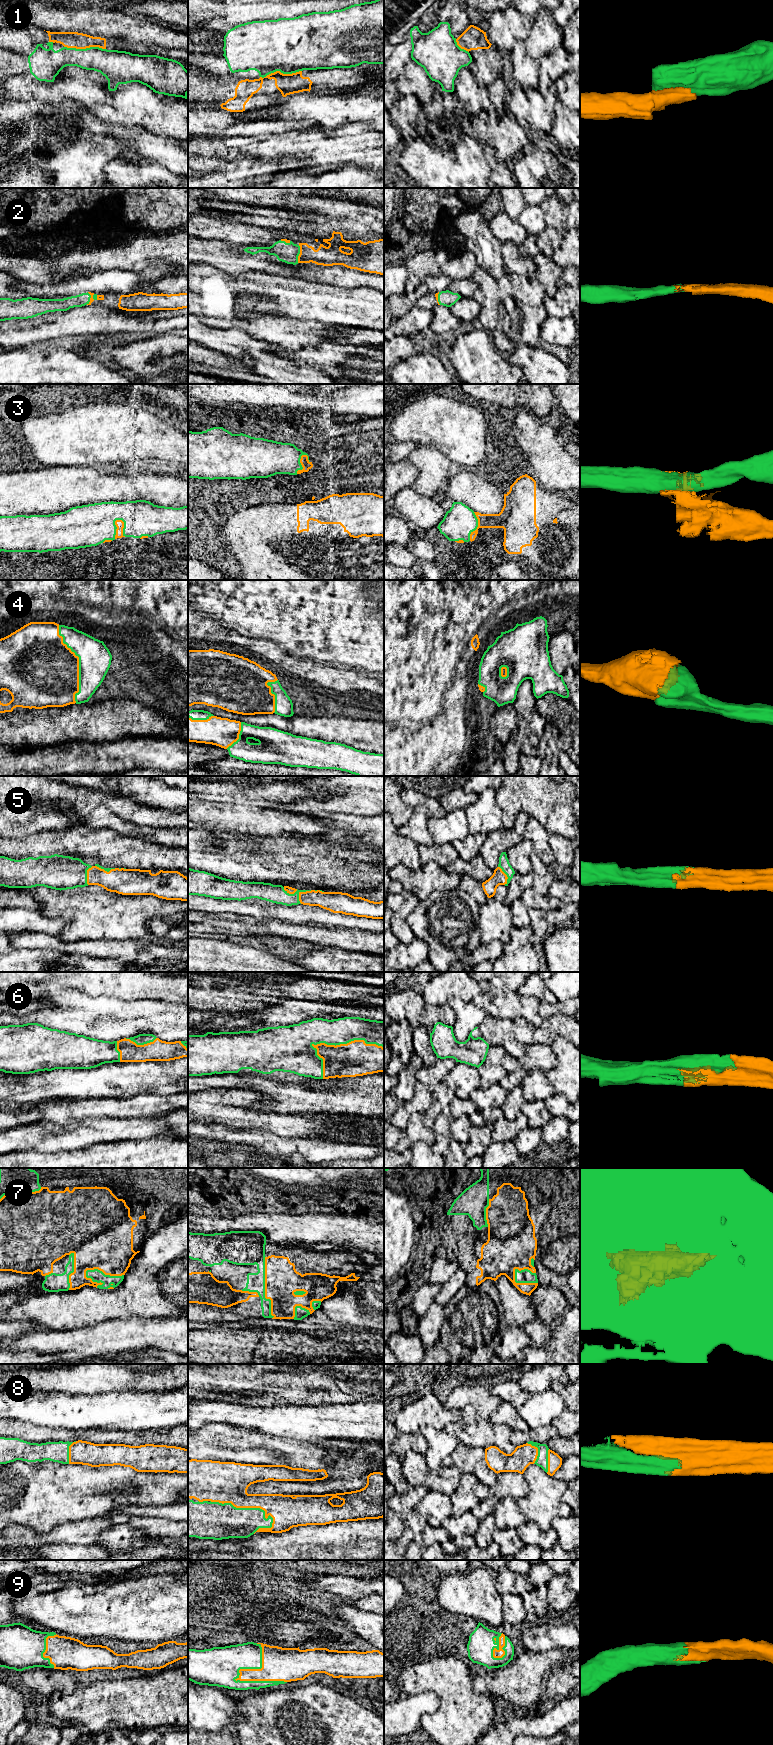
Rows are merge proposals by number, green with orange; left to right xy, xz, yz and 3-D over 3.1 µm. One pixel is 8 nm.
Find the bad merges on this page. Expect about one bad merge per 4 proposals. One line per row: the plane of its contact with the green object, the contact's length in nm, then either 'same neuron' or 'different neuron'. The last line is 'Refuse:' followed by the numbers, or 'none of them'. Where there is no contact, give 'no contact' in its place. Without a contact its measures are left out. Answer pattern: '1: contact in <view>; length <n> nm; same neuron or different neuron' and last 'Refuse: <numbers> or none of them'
1: contact in xy; length 340 nm; different neuron
2: contact in xz; length 140 nm; same neuron
3: contact in xy; length 170 nm; different neuron
4: contact in xy; length 650 nm; same neuron
5: contact in xz; length 140 nm; same neuron
6: contact in xz; length 600 nm; same neuron
7: contact in xy; length 320 nm; different neuron
8: contact in xz; length 550 nm; same neuron
9: contact in xz; length 420 nm; same neuron
Refuse: 1, 3, 7

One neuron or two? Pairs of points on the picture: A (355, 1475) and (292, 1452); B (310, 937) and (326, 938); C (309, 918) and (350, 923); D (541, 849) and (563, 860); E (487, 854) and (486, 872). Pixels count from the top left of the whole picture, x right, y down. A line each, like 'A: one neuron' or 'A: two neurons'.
A: two neurons
B: one neuron
C: one neuron
D: two neurons
E: two neurons

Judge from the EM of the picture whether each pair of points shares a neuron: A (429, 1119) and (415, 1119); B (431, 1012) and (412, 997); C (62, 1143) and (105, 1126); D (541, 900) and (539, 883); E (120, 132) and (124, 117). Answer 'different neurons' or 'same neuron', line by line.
A: different neurons
B: same neuron
C: same neuron
D: different neurons
E: different neurons

